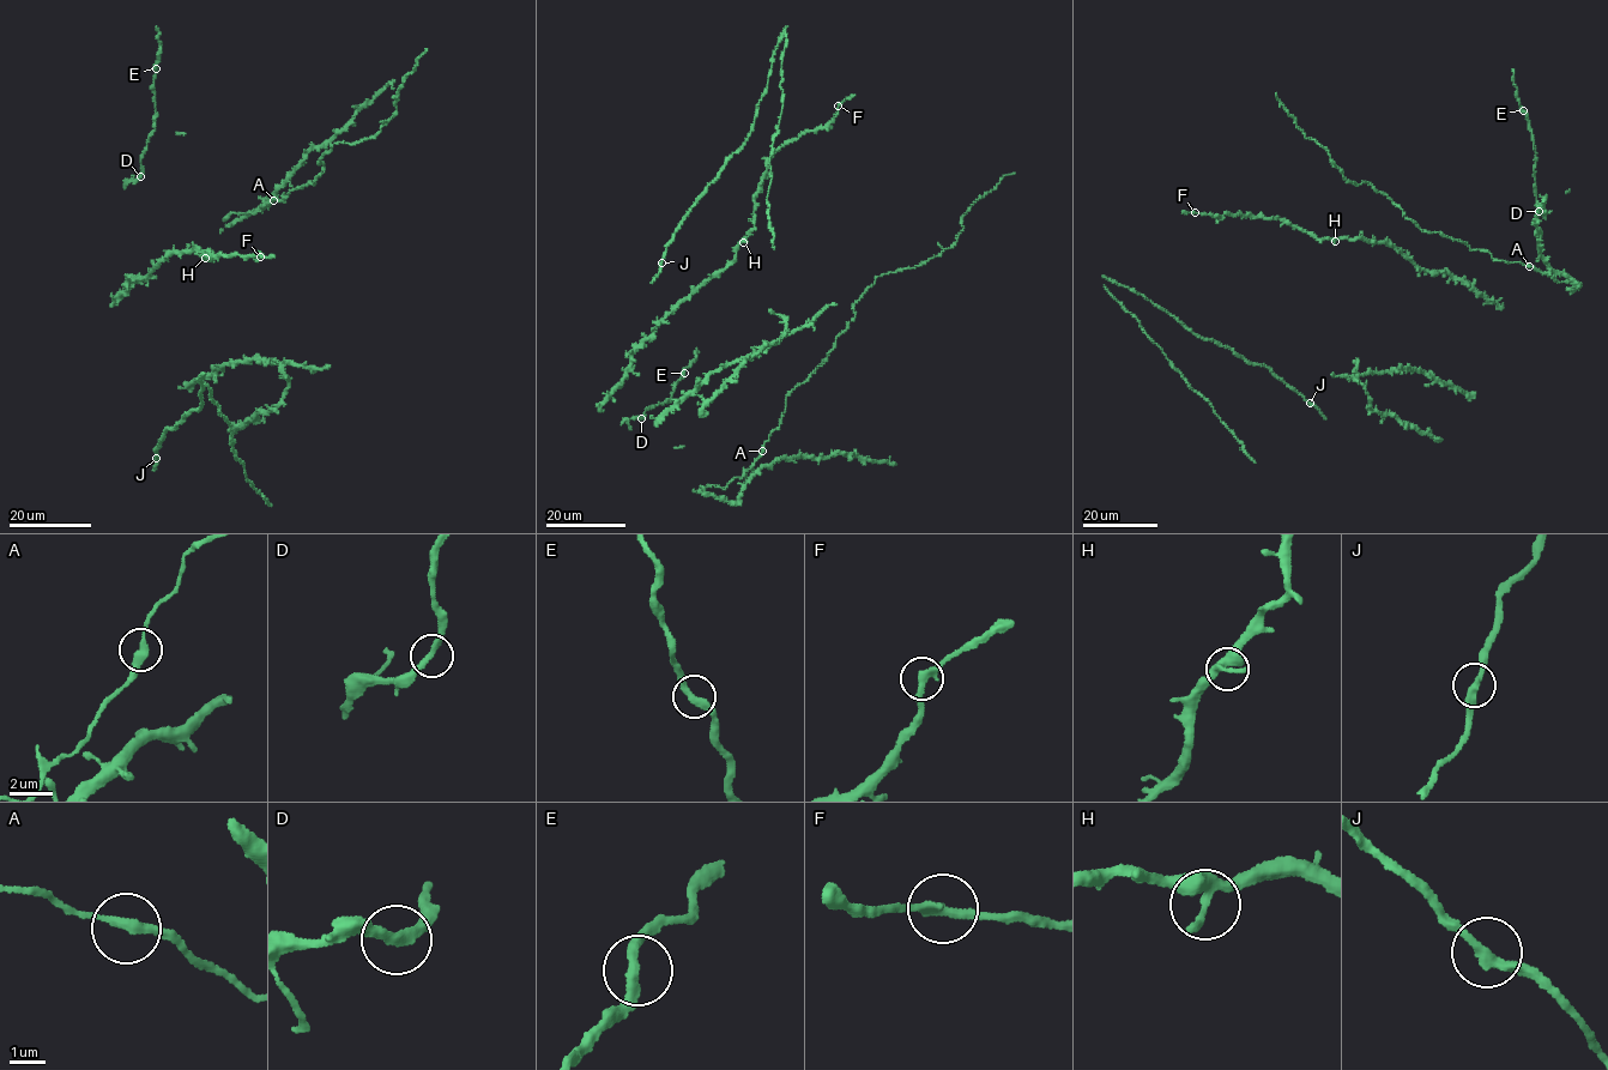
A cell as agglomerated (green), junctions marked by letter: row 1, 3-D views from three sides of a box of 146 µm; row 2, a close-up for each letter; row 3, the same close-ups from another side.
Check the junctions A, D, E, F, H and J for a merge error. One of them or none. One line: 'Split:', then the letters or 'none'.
Split: none

